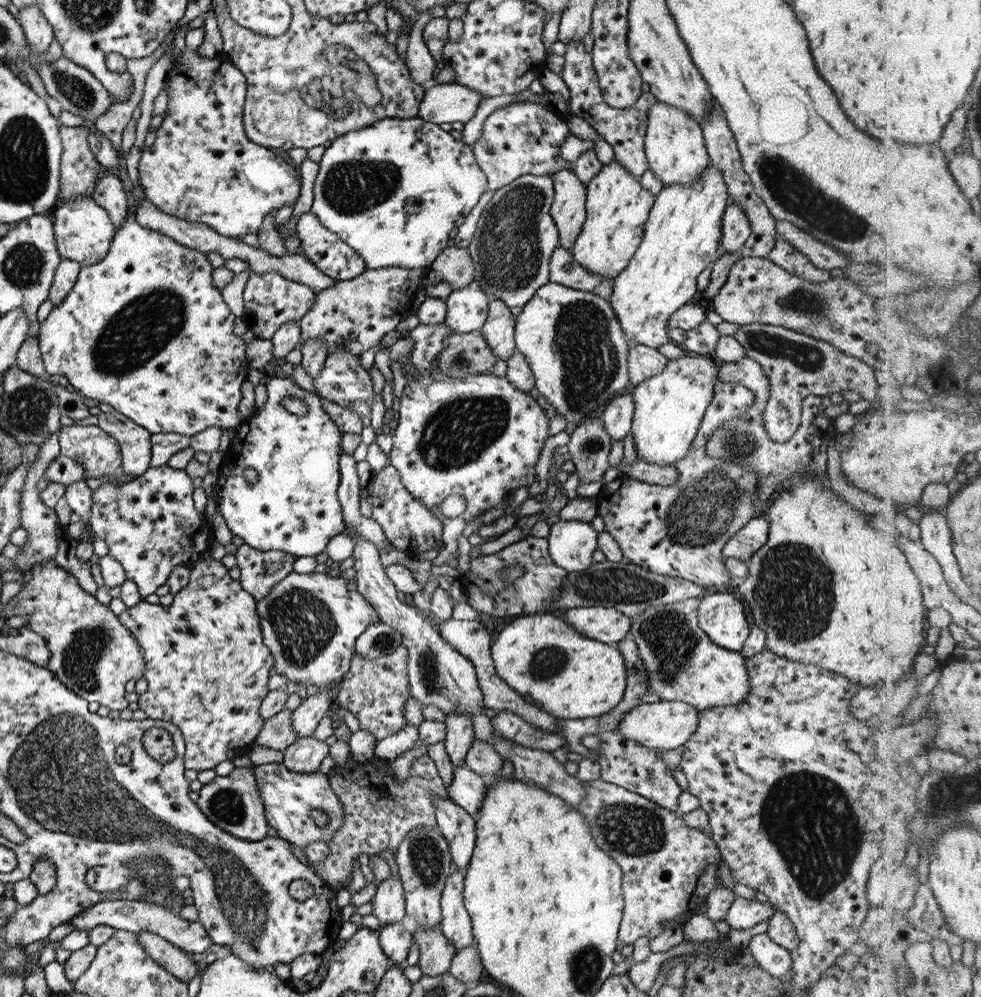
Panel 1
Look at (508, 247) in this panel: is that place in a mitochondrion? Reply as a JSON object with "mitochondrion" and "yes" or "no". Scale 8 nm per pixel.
{"mitochondrion":"yes"}

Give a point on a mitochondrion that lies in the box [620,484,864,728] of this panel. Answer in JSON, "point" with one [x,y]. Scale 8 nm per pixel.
{"point":[794,596]}

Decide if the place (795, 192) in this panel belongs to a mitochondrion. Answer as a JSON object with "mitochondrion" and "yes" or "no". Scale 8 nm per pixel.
{"mitochondrion":"yes"}

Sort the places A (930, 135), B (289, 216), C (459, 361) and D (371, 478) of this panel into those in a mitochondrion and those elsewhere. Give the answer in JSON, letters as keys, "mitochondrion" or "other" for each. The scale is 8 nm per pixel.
{"A":"other","B":"other","C":"mitochondrion","D":"other"}

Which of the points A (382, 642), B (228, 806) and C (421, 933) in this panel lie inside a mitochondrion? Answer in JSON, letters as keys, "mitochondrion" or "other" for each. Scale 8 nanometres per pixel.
{"A":"mitochondrion","B":"mitochondrion","C":"other"}

